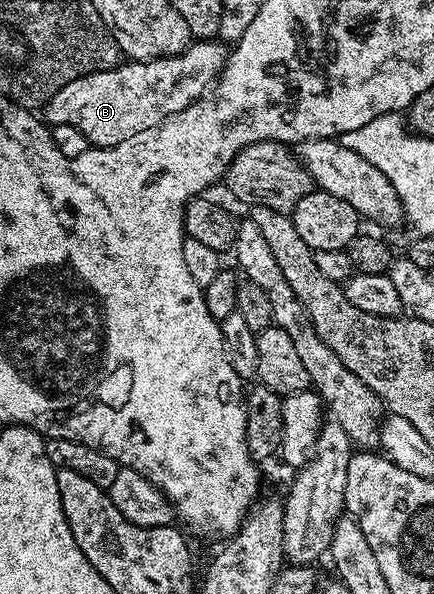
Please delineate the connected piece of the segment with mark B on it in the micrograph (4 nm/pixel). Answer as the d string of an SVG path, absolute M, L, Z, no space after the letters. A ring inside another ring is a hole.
M193 41L184 51L177 55L169 55L165 59L146 59L144 61L125 61L110 71L93 72L79 77L64 85L43 106L43 119L49 125L75 125L83 137L89 139L95 147L114 147L128 139L144 136L152 127L161 122L180 116L193 102L200 100L217 82L221 71L225 68L227 47L221 41Z

